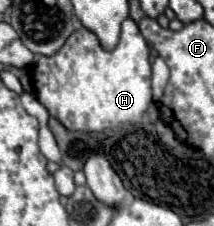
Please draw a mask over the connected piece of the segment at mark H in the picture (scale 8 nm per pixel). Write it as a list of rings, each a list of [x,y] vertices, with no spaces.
[[[131,18],[123,22],[121,40],[111,52],[101,48],[93,32],[79,28],[59,54],[51,58],[39,56],[37,64],[31,68],[31,82],[37,100],[67,130],[105,132],[139,124],[151,104],[149,46]]]

